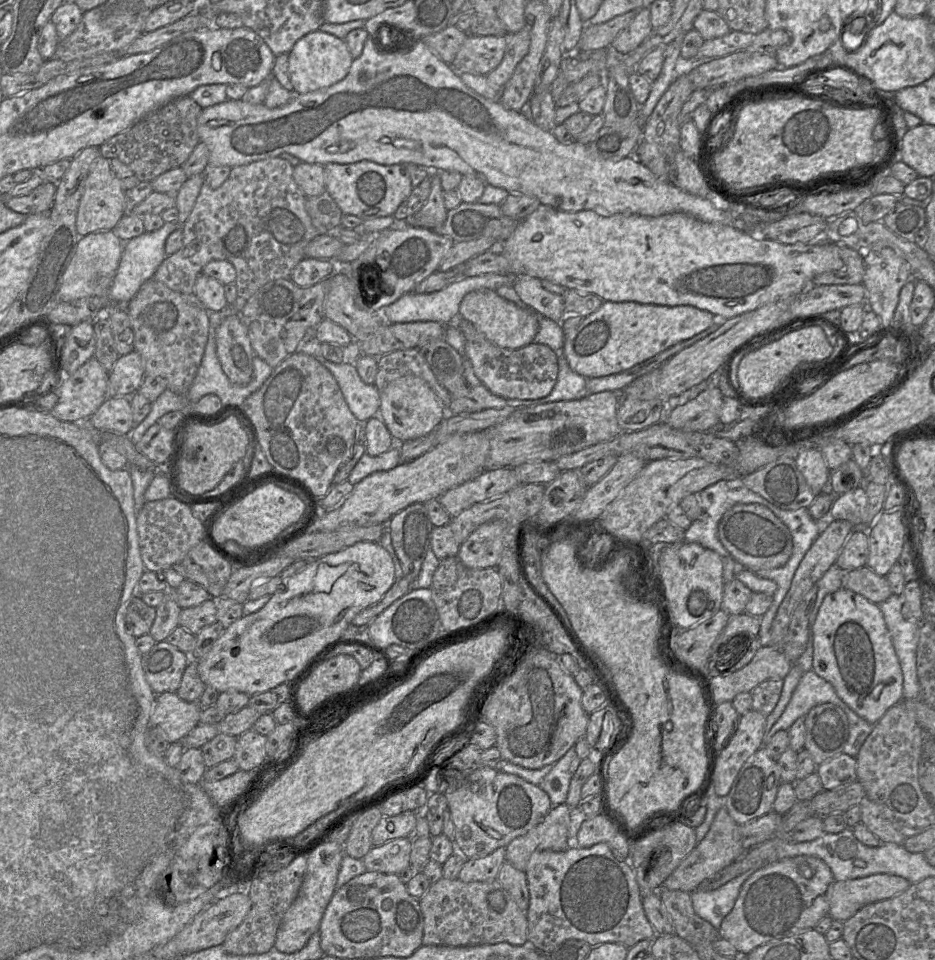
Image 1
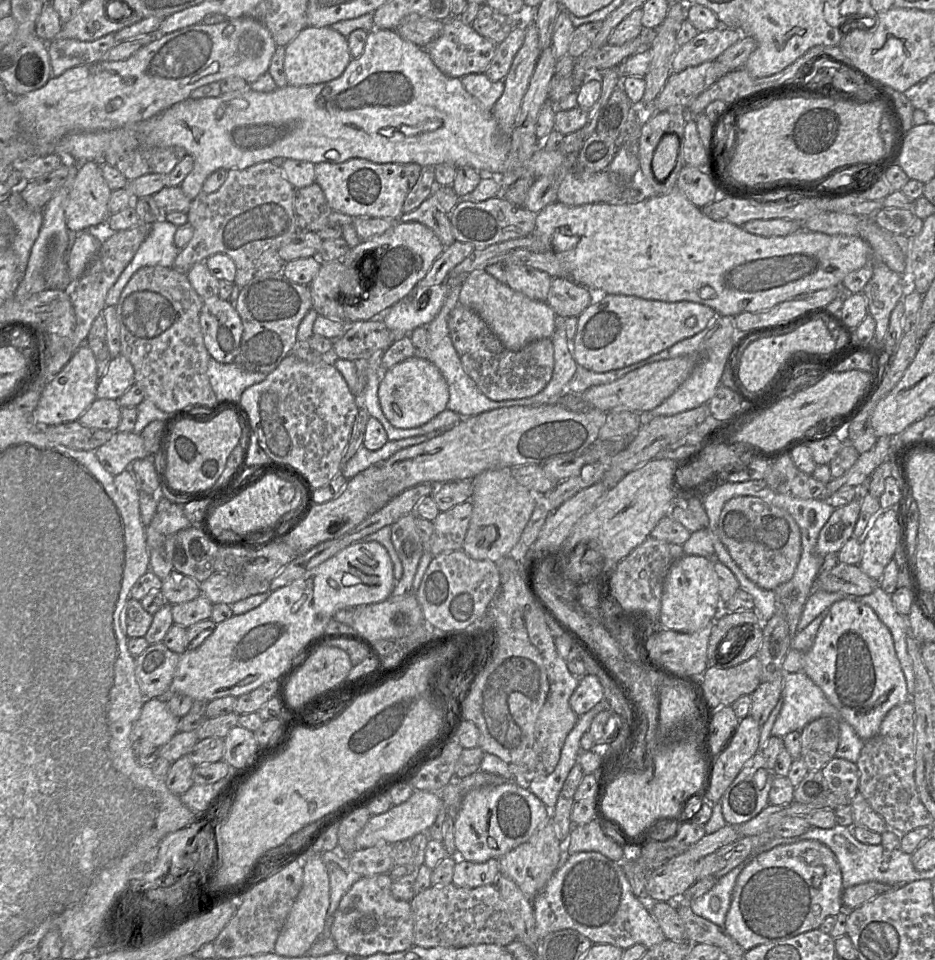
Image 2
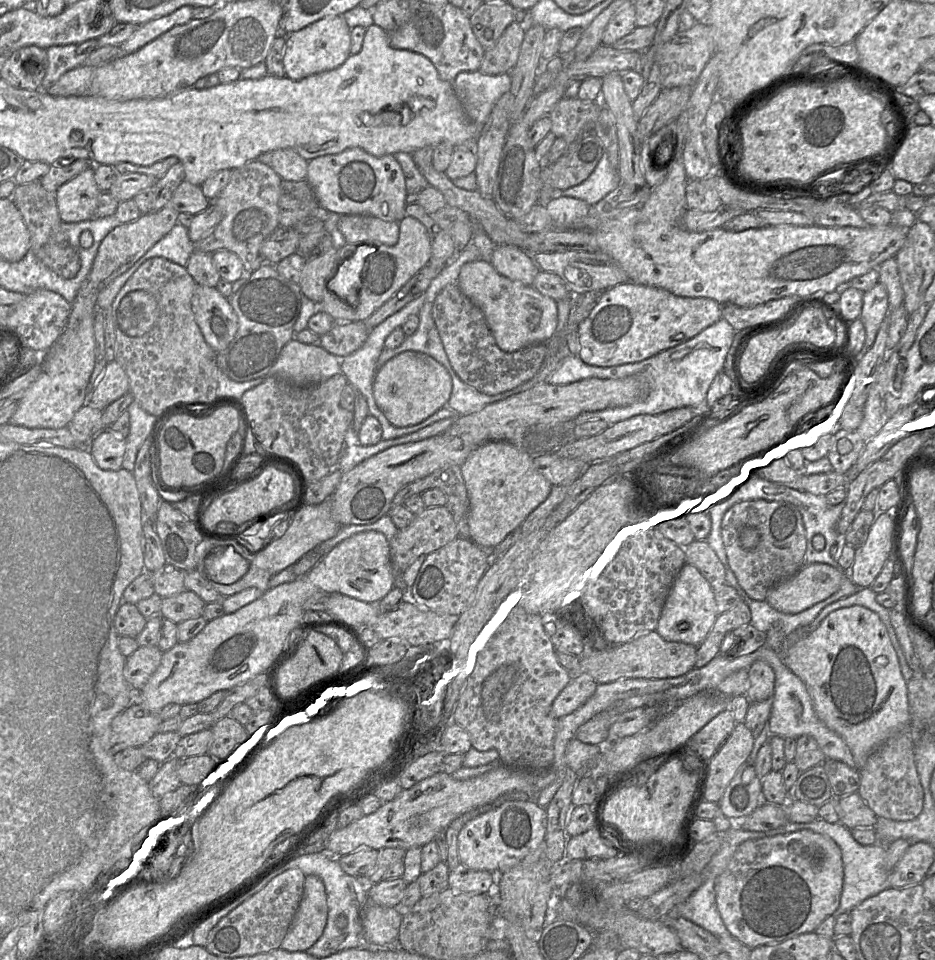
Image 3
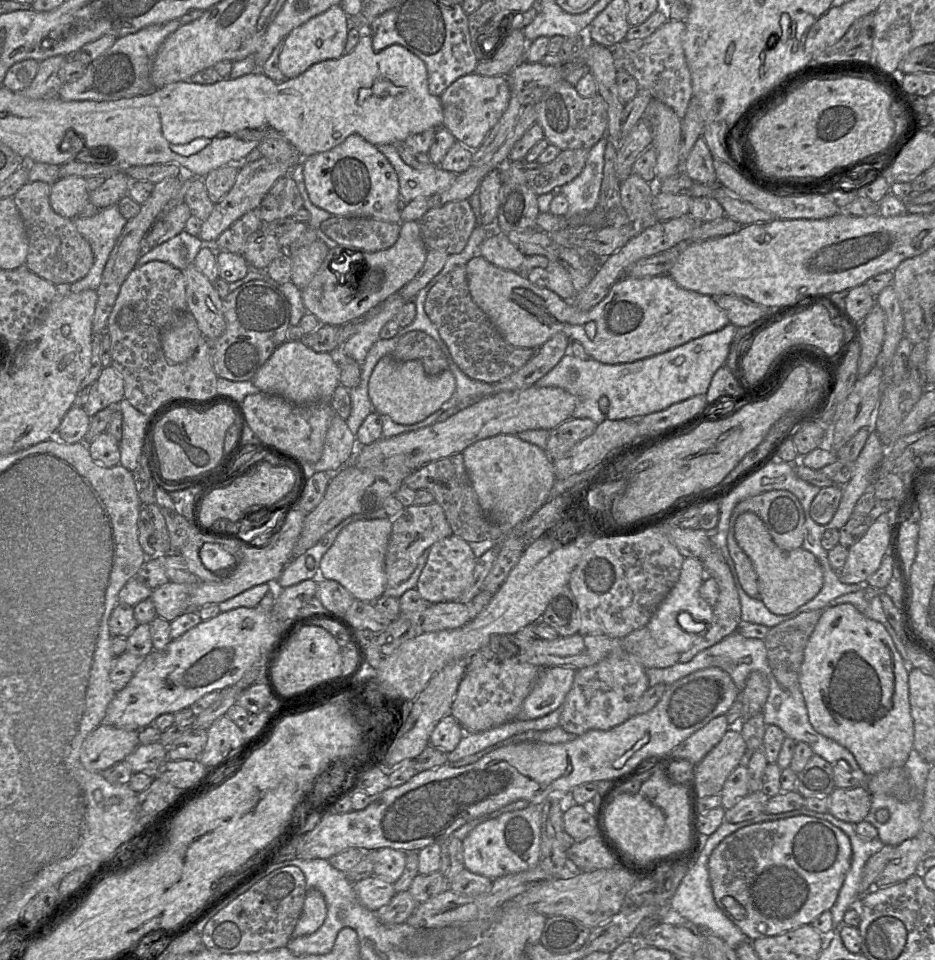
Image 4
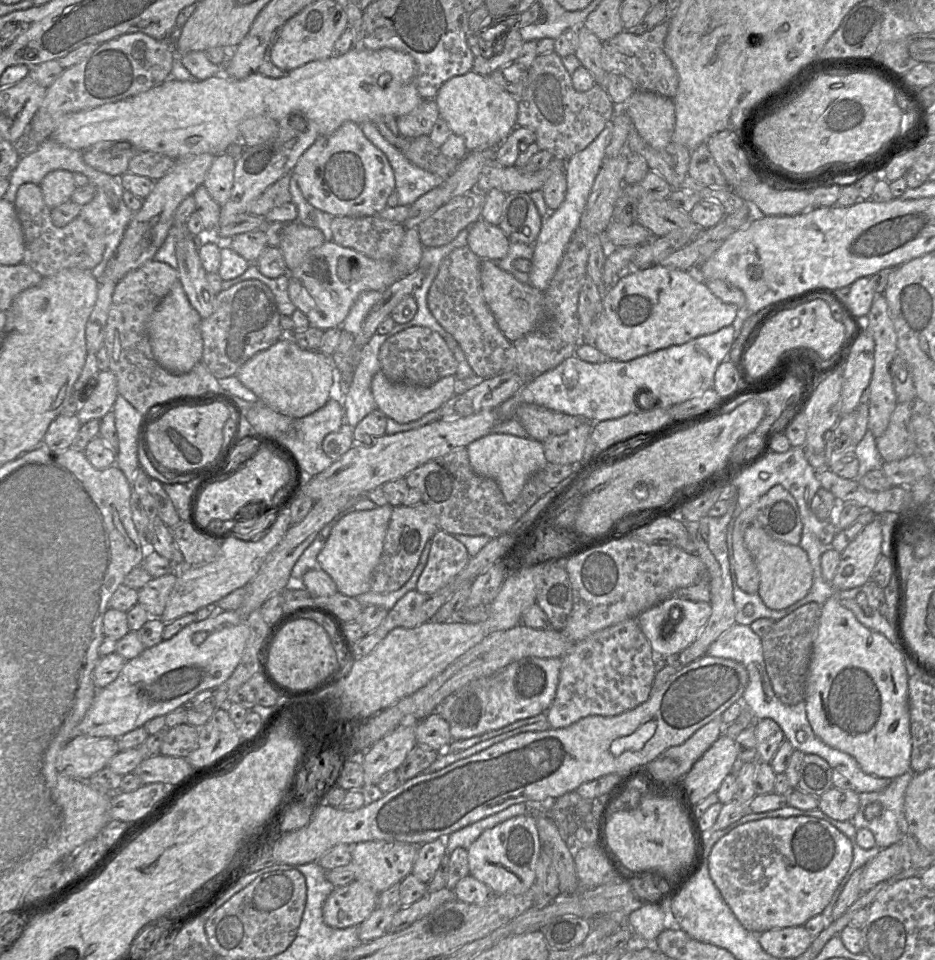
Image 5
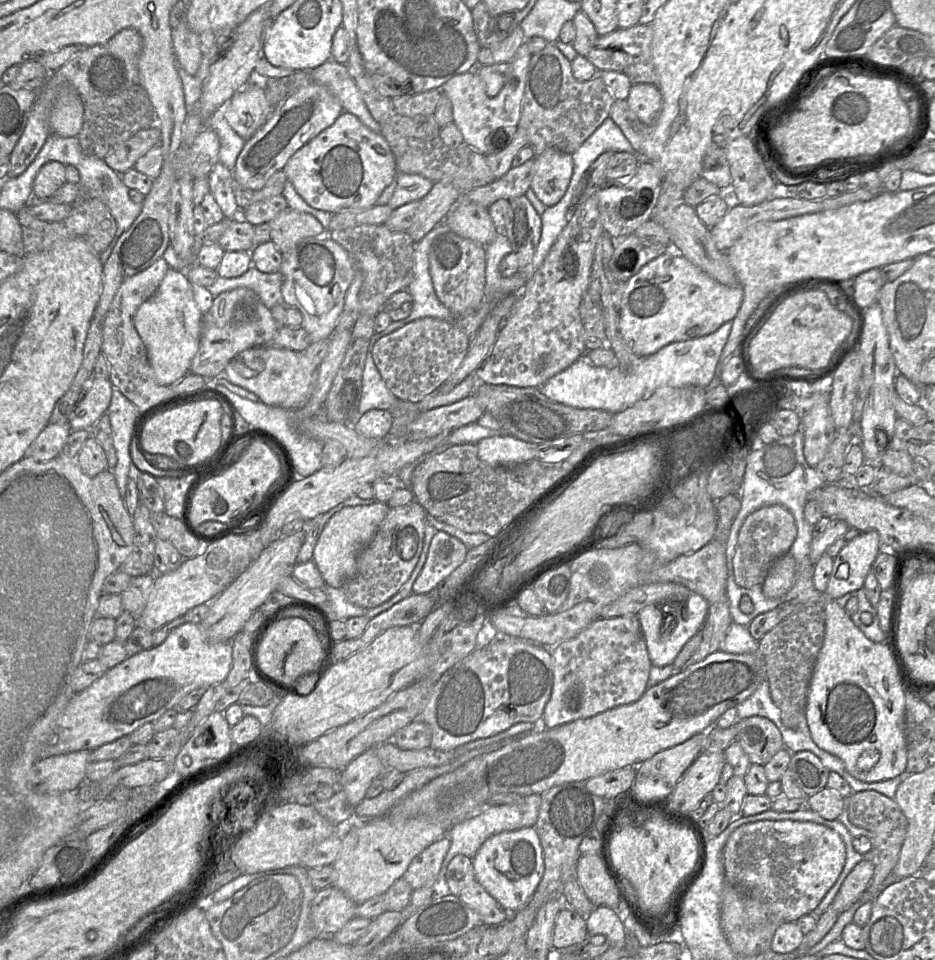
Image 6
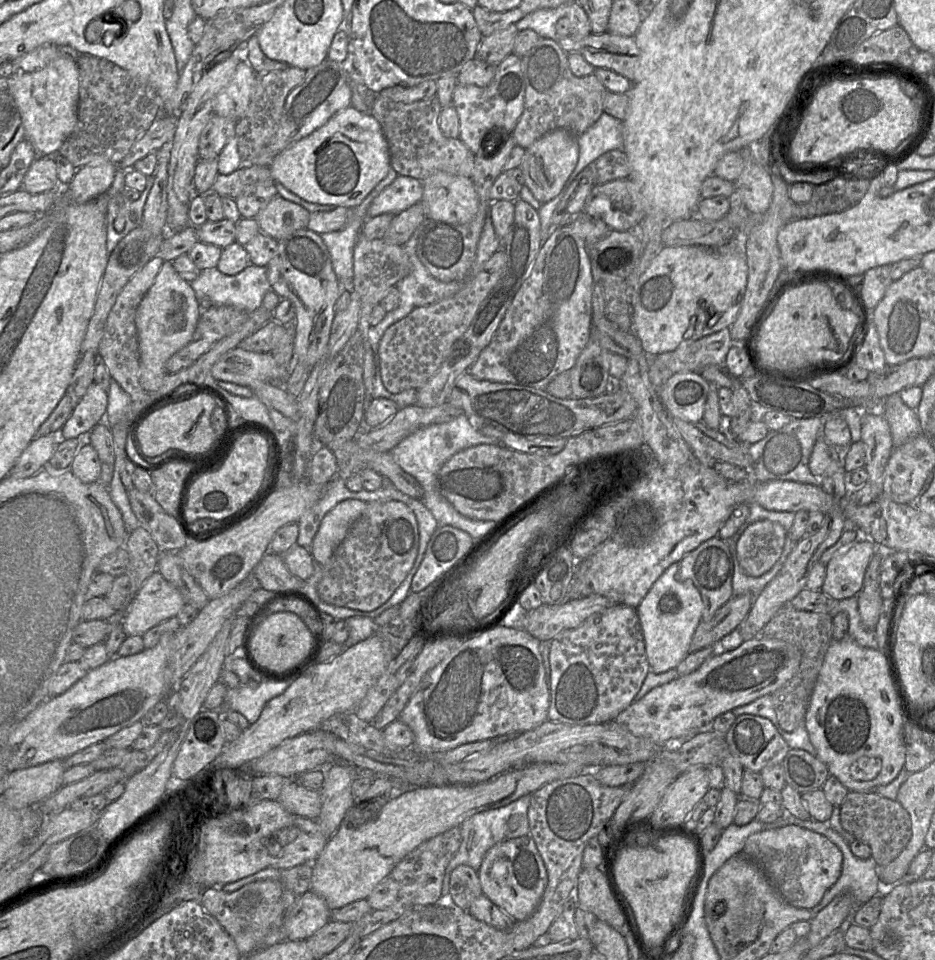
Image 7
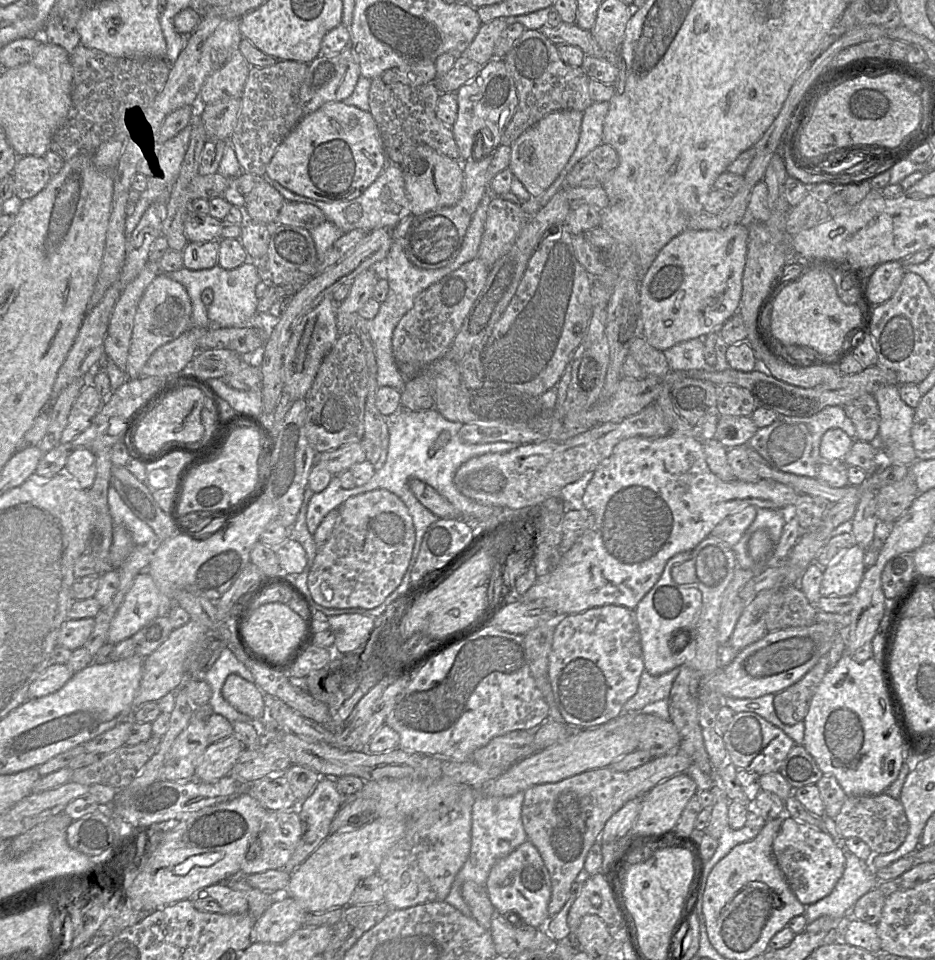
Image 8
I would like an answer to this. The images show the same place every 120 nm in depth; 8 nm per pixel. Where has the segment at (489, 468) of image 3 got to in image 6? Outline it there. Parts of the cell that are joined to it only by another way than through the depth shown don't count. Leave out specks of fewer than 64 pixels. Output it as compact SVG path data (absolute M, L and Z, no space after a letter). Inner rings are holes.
M511 435L481 439L477 444L478 457L489 465L510 465L535 458L534 446Z

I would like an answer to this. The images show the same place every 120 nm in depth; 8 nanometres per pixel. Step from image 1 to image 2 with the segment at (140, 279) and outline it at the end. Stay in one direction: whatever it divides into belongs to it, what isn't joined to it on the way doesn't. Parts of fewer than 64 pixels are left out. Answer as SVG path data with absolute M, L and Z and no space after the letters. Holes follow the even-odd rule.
M164 218L151 225L148 236L109 290L105 299L105 306L116 306L123 289L140 268L146 266L173 266L181 250L174 243L176 230L177 226Z

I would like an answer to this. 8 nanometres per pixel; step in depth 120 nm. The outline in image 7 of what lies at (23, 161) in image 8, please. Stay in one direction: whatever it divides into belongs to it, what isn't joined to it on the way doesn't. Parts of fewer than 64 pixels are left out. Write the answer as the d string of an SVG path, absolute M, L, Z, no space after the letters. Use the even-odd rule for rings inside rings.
M54 155L38 156L29 167L22 189L30 194L41 194L59 186Z

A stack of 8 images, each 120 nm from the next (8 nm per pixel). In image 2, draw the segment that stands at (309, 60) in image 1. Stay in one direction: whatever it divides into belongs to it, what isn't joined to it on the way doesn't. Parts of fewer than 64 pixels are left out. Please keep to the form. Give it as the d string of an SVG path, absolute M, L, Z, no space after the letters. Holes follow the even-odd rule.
M306 26L285 47L284 72L291 86L316 85L340 77L351 59L347 38L342 34L330 26Z

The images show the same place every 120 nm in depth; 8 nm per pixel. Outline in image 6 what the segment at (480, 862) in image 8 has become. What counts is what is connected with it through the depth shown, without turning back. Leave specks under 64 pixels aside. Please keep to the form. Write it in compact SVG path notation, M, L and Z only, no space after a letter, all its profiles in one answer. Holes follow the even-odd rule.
M532 794L524 797L524 804L517 806L516 804L502 804L487 806L480 813L451 826L447 833L451 844L447 854L443 860L443 868L439 878L437 878L434 888L436 896L448 895L446 884L446 871L450 861L456 855L465 855L469 858L473 858L482 844L492 835L498 834L504 831L514 831L524 827L534 827L536 824L539 807L541 804L541 795Z

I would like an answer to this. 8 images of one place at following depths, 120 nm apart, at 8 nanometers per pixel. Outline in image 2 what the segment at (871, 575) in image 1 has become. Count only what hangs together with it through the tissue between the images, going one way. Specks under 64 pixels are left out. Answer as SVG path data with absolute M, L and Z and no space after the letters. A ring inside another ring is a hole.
M838 562L829 571L820 571L814 581L814 590L842 592L849 597L868 595L879 586L879 581L863 572L859 565Z

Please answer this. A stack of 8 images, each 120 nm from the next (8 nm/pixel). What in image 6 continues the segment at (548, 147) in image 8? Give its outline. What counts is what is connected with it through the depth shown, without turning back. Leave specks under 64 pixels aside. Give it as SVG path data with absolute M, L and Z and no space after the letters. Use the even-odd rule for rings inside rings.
M547 148L534 157L531 183L536 196L547 206L557 204L566 193L573 174L573 156L556 148Z

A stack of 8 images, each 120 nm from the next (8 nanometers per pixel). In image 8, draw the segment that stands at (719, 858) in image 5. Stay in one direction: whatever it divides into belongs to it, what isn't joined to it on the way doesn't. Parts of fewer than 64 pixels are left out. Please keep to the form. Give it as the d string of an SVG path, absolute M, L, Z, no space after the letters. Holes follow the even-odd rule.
M784 816L772 844L773 854L797 899L808 906L829 895L845 869L845 849L824 829L816 829L791 816Z

